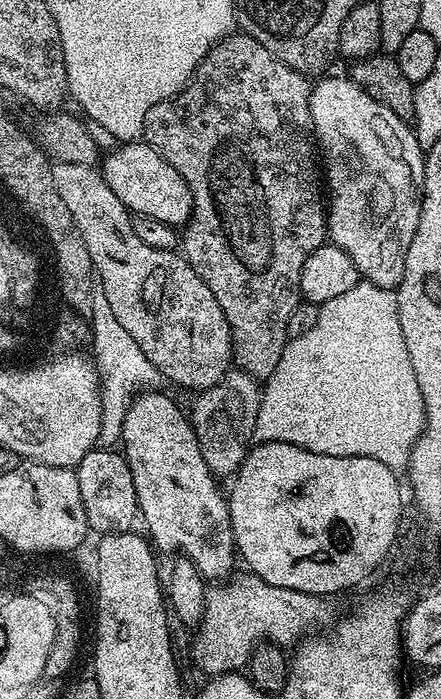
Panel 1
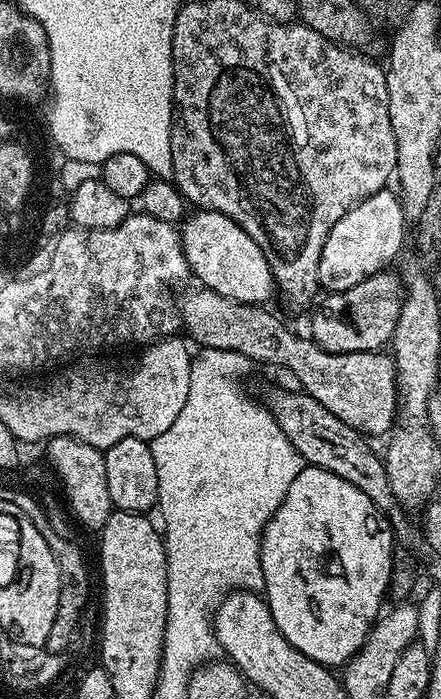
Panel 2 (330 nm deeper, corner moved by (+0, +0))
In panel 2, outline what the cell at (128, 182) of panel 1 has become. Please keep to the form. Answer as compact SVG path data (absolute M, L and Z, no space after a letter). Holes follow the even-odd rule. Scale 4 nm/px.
M207 210L193 211L193 216L189 215L183 221L179 229L180 244L186 254L189 273L193 277L197 276L199 283L203 287L214 290L234 302L243 304L267 305L272 292L277 291L276 280L272 277L270 262L266 262L266 254L226 214L221 212L210 212Z

